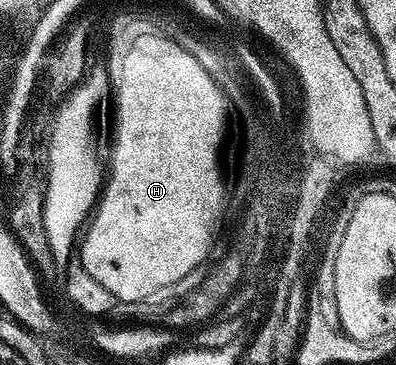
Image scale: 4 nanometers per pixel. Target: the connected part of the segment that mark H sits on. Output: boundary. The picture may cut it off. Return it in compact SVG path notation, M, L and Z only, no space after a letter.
M167 34L160 39L139 38L139 42L131 49L126 49L126 57L118 57L110 64L110 70L112 70L112 87L116 90L116 109L114 105L116 144L112 147L112 171L110 167L106 182L102 187L102 194L94 208L94 214L83 232L82 242L78 247L78 258L86 269L86 273L90 273L90 277L94 277L98 285L110 289L110 293L114 293L117 301L121 304L137 303L140 305L150 293L167 292L168 287L174 286L179 279L186 278L207 257L208 250L212 247L216 226L219 225L220 218L226 215L226 201L220 196L220 175L212 175L212 143L223 144L225 142L224 126L228 123L230 103L219 84L212 79L212 75L201 67L198 61L194 61L190 53L182 49L182 45L176 43Z

